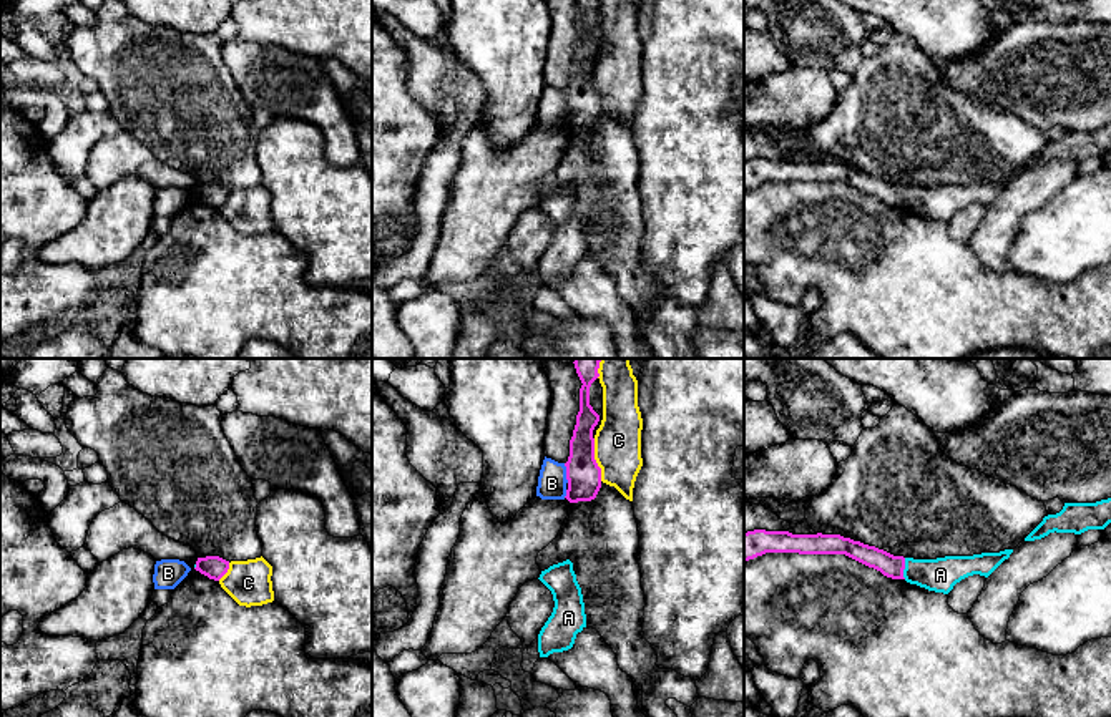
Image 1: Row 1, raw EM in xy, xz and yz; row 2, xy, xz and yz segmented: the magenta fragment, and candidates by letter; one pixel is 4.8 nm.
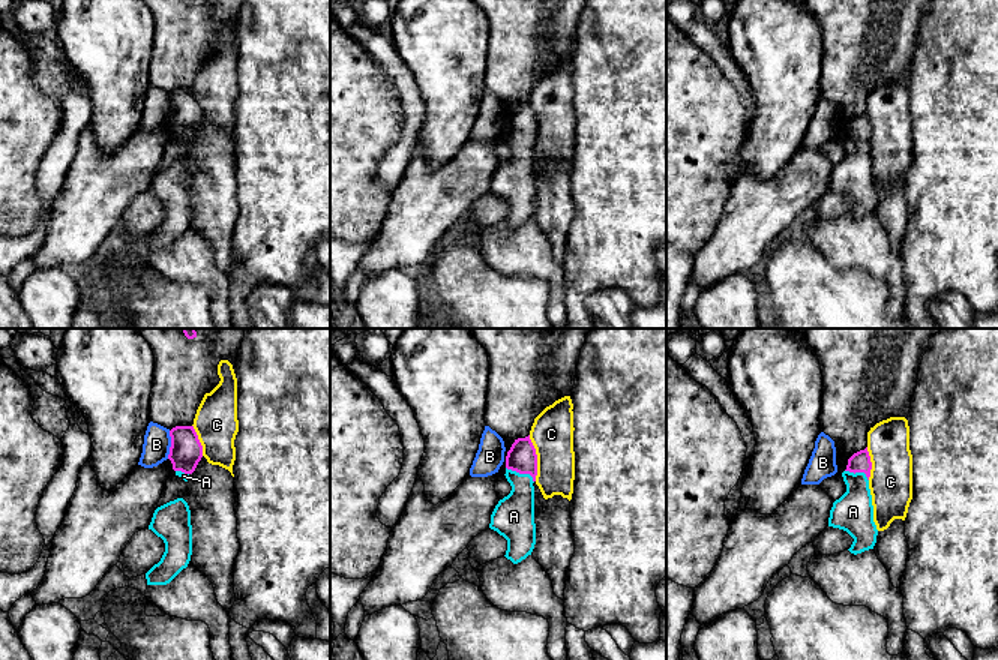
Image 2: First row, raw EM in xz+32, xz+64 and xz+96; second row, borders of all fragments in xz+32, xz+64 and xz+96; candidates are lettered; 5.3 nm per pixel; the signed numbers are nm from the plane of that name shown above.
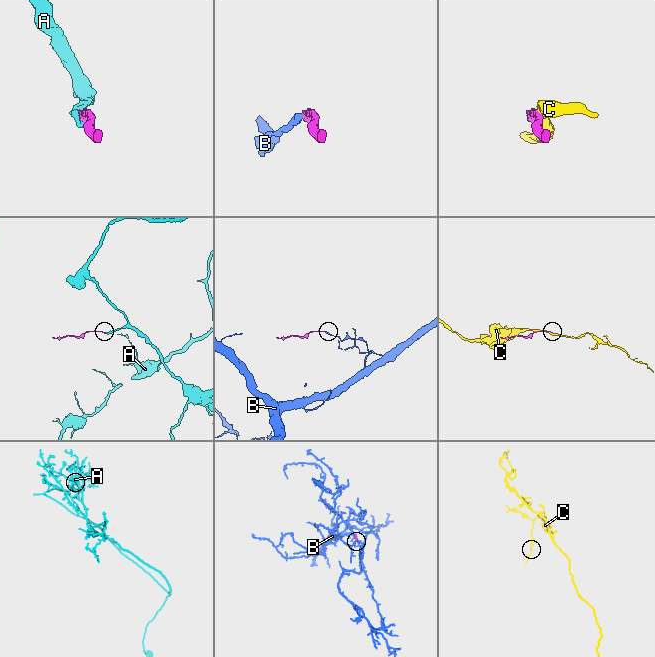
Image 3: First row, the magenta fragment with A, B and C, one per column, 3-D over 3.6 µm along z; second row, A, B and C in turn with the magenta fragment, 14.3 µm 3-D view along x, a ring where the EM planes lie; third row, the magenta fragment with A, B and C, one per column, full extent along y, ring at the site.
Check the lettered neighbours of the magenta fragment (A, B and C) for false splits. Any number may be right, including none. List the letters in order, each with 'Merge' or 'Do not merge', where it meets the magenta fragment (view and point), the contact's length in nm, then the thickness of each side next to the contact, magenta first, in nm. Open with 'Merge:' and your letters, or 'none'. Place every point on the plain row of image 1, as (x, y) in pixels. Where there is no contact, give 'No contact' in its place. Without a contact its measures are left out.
Merge: A
A: Merge. Touches magenta at yz (904, 196). Shared border 100 nm. Thickness 110 nm (magenta) against 170 nm
B: Do not merge. Touches magenta at xz (567, 102). Shared border 100 nm. Thickness 170 nm (magenta) against 140 nm
C: Do not merge. Touches magenta at xz (595, 88). Shared border 220 nm. Thickness 170 nm (magenta) against 220 nm

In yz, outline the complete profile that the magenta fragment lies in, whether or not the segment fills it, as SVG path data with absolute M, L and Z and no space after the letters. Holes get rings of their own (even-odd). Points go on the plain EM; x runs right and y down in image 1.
M754 158L744 161L744 189L766 181L845 183L892 207L905 207L928 219L948 222L962 207L980 202L988 206L1013 178L973 184L913 188L893 184L875 174L840 163L792 163L789 159Z

